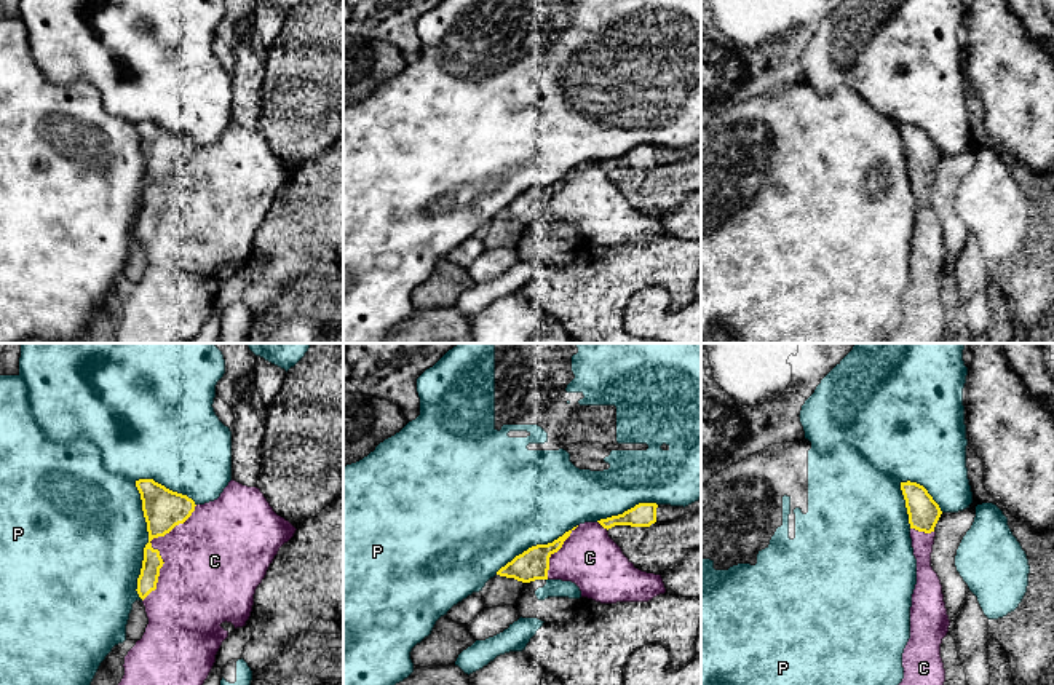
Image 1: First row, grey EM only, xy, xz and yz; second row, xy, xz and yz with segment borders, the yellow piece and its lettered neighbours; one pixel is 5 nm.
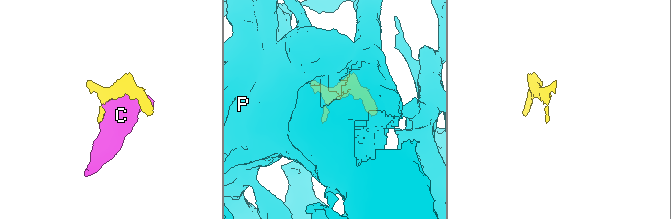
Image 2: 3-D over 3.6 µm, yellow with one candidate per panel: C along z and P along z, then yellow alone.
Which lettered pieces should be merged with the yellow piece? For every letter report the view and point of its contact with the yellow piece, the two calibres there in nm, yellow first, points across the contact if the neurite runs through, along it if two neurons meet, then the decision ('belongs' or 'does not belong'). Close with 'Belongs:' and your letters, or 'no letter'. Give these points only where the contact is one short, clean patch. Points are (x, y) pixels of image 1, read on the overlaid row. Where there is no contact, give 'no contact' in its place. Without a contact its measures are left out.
C: meets yellow in xy at (152, 548); 200 nm thick on the yellow side, 380 nm on the other; belongs
P: meets yellow in xy at (149, 534); 200 nm thick on the yellow side, 480 nm on the other; does not belong
Belongs: C

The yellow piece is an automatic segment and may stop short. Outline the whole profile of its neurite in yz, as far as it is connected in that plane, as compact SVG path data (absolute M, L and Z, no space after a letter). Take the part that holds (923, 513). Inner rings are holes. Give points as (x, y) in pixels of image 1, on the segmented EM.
M901 482L910 524L917 584L910 607L910 639L902 653L904 679L899 685L944 685L941 643L949 632L942 584L931 567L934 527L942 514L928 490L917 482Z

